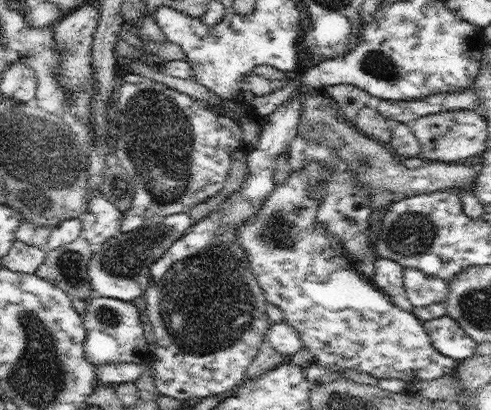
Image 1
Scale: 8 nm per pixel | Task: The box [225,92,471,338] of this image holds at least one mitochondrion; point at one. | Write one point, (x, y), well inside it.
(411, 234)

